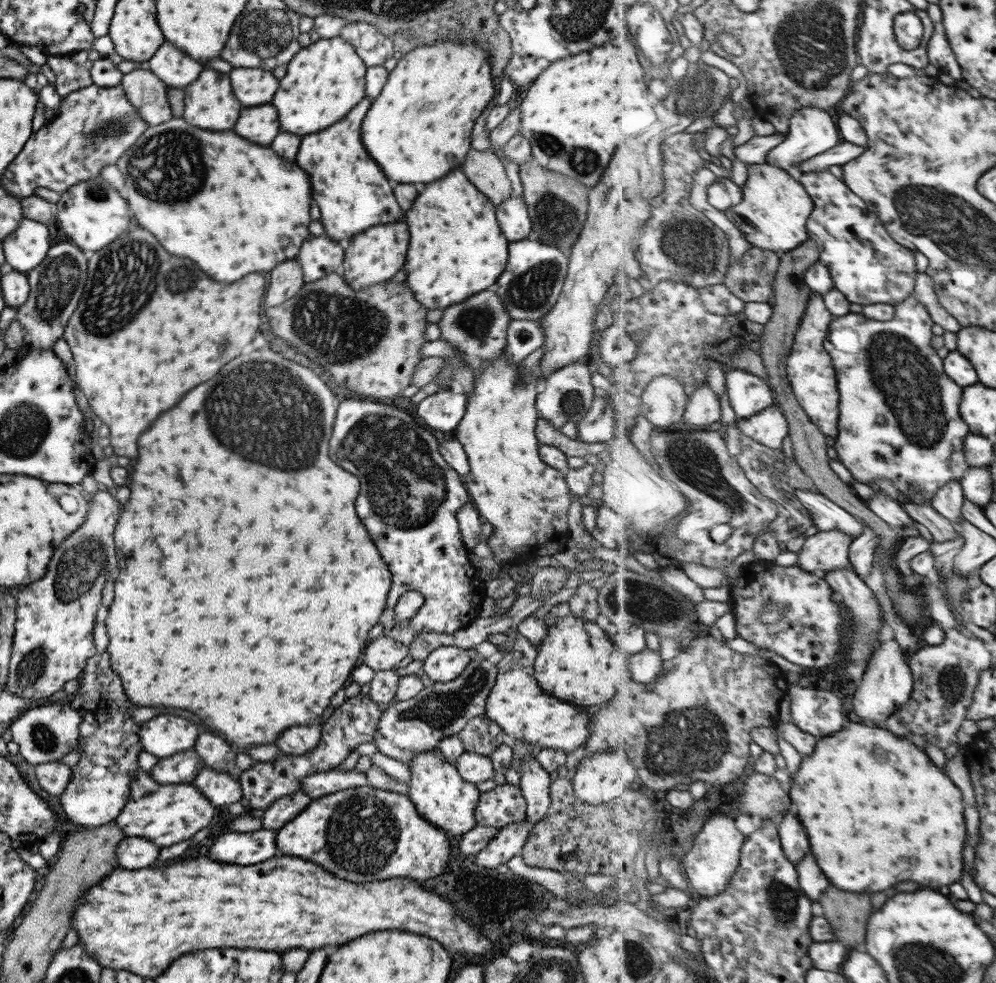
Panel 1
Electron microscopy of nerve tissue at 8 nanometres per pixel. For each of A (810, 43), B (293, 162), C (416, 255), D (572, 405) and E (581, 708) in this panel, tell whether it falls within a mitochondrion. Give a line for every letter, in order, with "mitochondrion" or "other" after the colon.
A: mitochondrion
B: other
C: other
D: mitochondrion
E: other

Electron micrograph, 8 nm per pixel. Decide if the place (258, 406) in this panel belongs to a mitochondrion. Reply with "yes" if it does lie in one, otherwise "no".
yes

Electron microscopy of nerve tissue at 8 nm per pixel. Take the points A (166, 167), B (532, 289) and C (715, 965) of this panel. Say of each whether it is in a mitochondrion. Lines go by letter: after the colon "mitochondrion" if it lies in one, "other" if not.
A: mitochondrion
B: mitochondrion
C: other

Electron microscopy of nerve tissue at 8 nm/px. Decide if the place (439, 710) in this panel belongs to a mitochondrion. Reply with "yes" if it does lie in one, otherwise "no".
yes

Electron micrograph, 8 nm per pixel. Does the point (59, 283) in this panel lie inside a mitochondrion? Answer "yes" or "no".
yes

